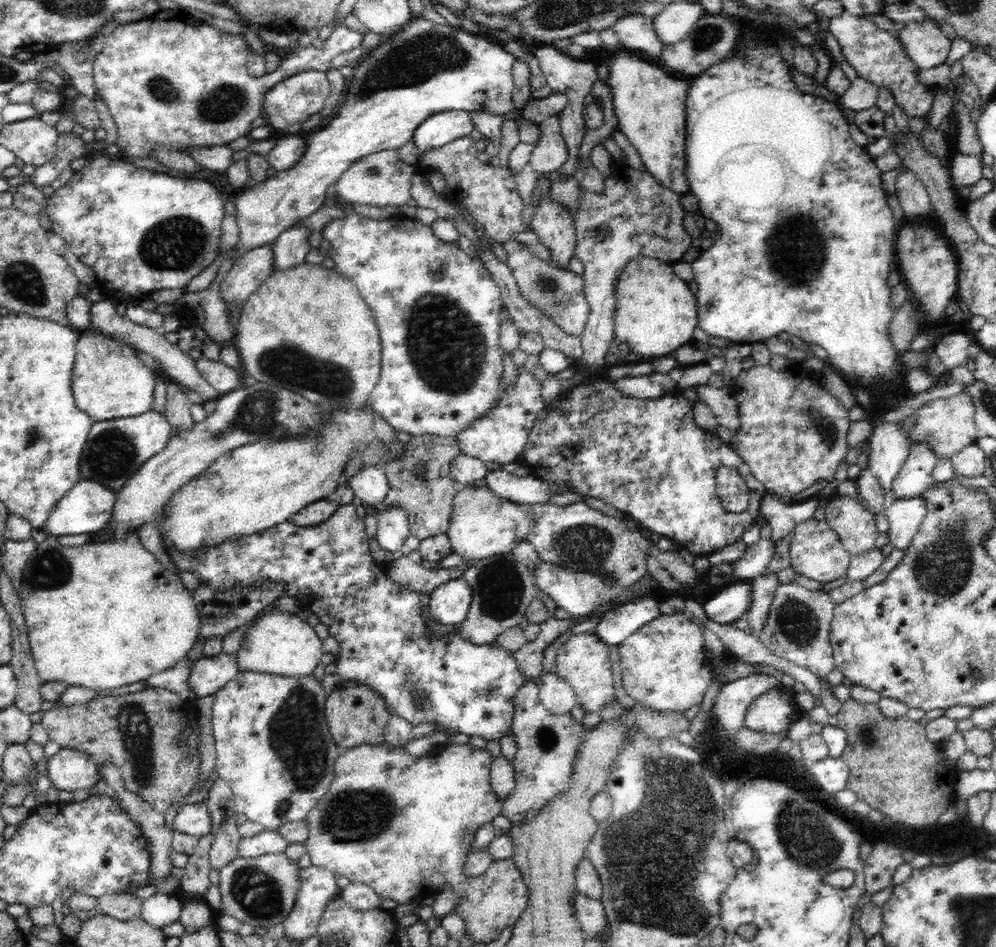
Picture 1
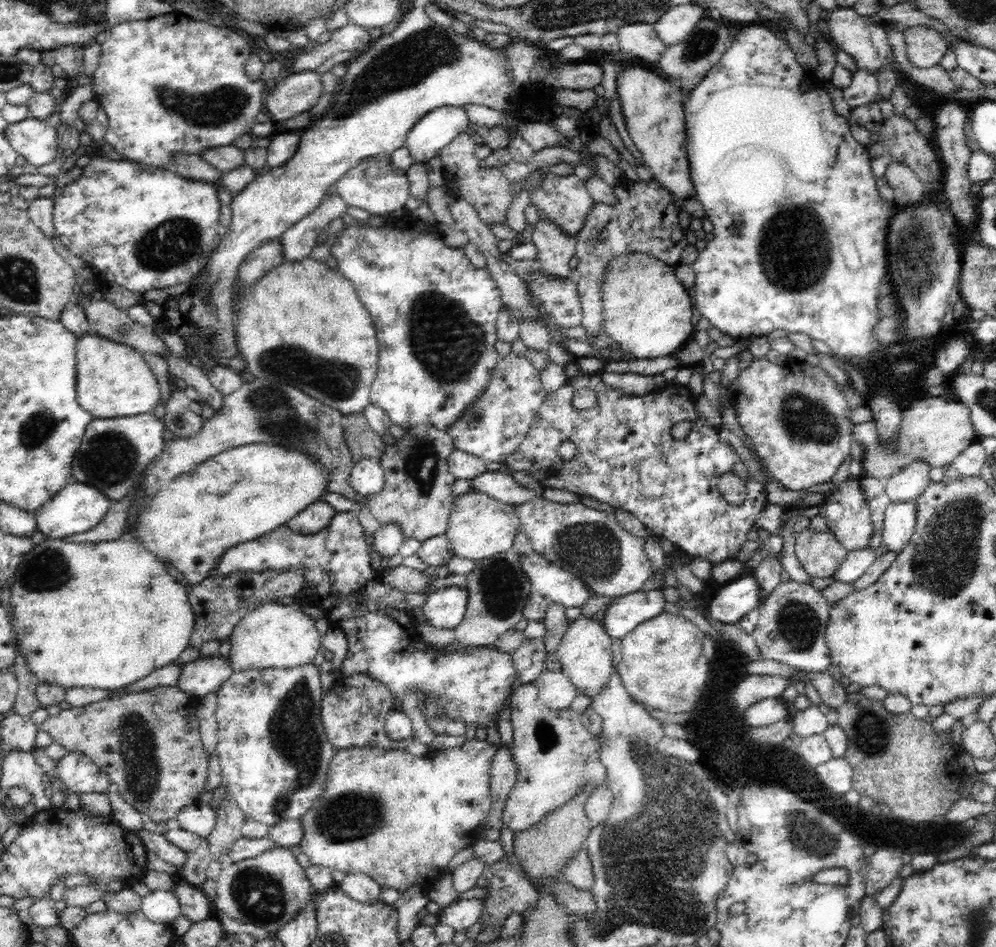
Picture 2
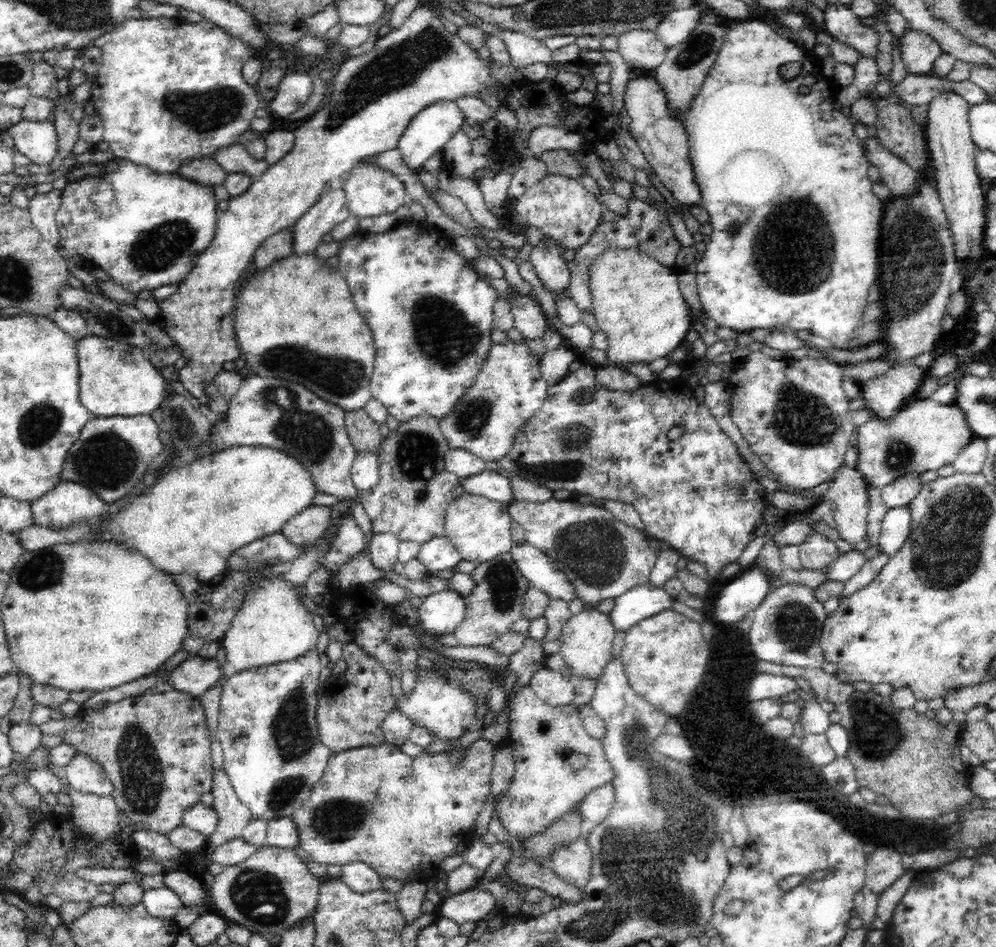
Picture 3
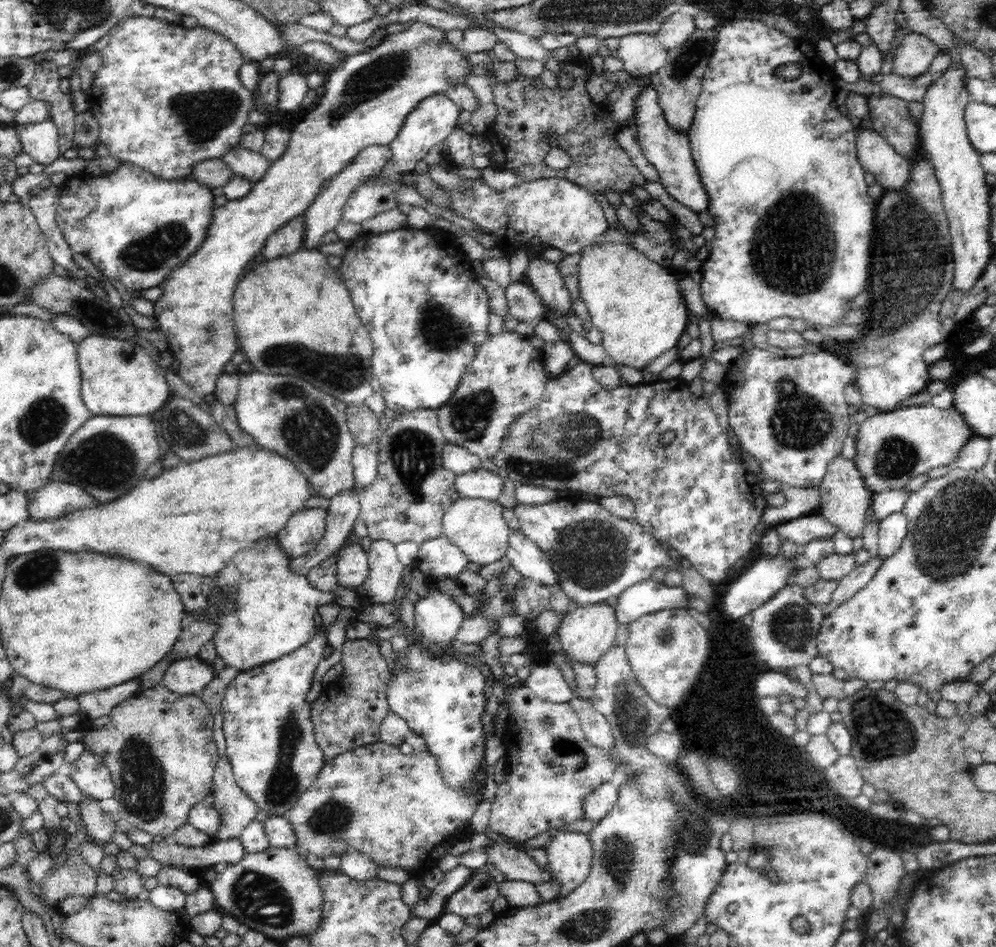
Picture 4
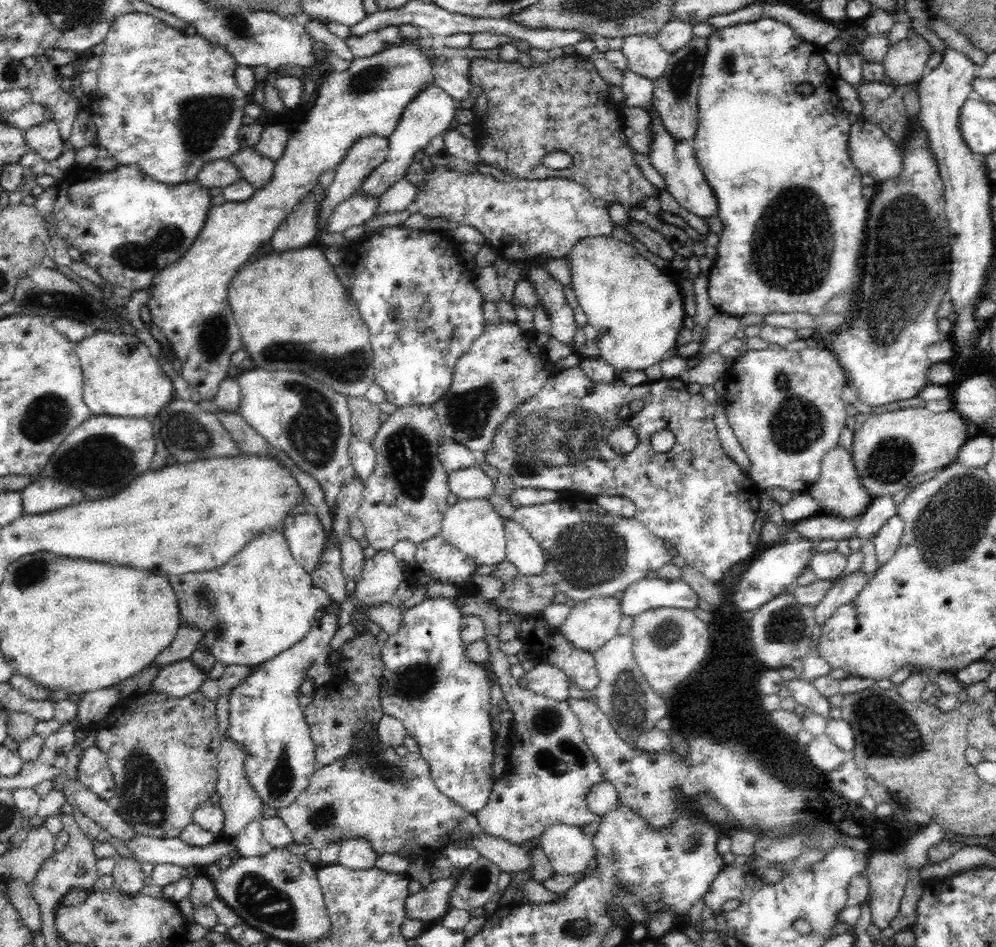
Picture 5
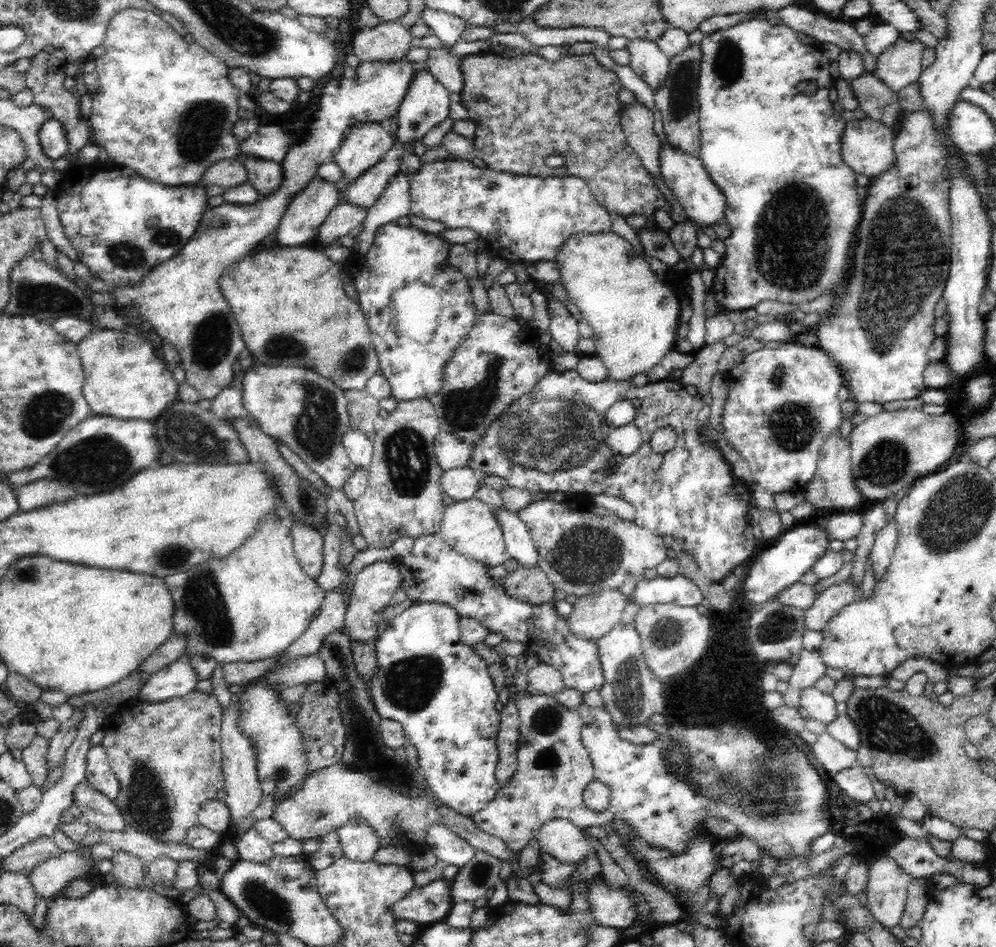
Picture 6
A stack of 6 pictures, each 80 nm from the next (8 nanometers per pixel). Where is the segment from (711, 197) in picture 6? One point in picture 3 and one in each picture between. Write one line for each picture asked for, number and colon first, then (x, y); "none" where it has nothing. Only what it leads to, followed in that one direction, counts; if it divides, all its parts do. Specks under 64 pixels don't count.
3: (663, 140)
4: (669, 151)
5: (676, 161)

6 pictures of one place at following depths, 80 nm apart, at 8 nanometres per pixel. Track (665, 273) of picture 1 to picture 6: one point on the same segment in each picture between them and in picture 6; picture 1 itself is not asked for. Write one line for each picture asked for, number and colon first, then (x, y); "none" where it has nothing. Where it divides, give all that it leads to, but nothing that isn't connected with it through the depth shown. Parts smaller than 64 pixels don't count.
2: (646, 310)
3: (637, 302)
4: (636, 304)
5: (638, 309)
6: (635, 316)

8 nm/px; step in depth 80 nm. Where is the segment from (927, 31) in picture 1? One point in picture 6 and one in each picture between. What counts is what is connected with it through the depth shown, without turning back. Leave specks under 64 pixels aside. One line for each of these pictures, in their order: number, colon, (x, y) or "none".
2: (926, 46)
3: (919, 50)
4: (916, 52)
5: (905, 63)
6: (900, 65)

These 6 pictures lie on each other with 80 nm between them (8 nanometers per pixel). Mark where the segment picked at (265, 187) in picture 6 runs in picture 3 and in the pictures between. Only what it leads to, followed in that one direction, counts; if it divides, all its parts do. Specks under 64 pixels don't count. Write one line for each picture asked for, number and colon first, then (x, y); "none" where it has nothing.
3: (236, 159)
4: (250, 165)
5: (256, 169)

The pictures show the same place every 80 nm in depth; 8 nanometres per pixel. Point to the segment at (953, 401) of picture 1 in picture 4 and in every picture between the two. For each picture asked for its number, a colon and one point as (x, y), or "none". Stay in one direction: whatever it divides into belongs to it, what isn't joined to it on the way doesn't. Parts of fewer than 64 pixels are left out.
2: (935, 429)
3: (925, 435)
4: (891, 447)

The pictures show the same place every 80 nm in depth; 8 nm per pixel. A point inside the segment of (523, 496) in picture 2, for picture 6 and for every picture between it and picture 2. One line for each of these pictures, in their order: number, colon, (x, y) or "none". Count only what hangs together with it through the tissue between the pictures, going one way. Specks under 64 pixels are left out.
3: (490, 484)
4: (483, 484)
5: (471, 483)
6: (461, 484)

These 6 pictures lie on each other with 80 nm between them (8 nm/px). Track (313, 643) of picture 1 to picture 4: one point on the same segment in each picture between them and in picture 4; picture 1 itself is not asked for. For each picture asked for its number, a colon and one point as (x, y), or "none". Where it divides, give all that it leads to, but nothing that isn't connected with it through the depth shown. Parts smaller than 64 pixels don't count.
2: (273, 635)
3: (272, 626)
4: (265, 611)

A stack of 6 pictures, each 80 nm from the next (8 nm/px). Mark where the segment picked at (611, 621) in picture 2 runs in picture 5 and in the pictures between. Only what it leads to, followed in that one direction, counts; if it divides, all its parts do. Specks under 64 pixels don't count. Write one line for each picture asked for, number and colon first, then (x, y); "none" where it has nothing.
3: (642, 602)
4: (648, 597)
5: (647, 594)

